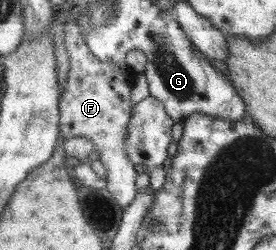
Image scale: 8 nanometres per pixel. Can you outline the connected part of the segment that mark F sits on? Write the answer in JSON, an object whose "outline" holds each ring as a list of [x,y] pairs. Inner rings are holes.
{"outline":[[[70,21],[64,24],[65,49],[69,54],[69,74],[67,84],[60,95],[59,108],[59,134],[64,140],[74,137],[84,137],[98,150],[98,162],[106,169],[105,189],[112,195],[117,205],[125,209],[133,202],[134,192],[134,165],[126,157],[123,144],[125,142],[126,127],[130,118],[130,84],[119,68],[114,68],[105,61],[99,61],[93,55],[80,26]]]}

